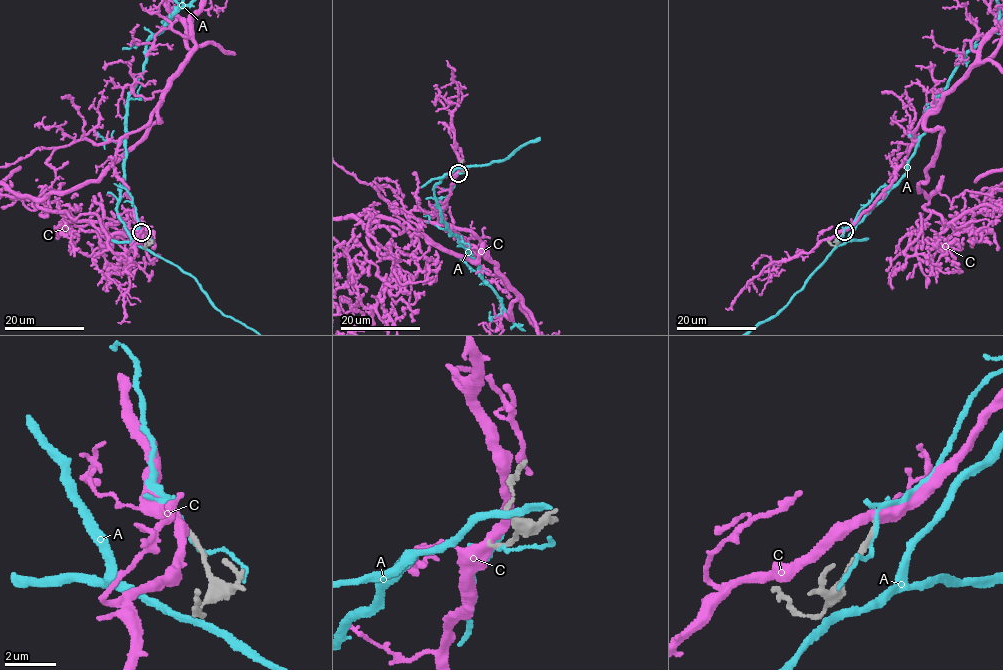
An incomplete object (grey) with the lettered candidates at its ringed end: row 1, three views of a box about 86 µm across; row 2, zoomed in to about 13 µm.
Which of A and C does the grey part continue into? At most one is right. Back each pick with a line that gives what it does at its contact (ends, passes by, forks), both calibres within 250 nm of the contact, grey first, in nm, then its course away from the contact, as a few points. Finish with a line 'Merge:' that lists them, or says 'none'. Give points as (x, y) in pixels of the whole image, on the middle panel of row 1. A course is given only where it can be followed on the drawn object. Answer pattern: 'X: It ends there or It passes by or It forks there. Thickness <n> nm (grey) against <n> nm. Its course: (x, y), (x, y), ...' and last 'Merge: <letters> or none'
C: It passes by. Thickness 190 nm (grey) against 440 nm
Merge: C

